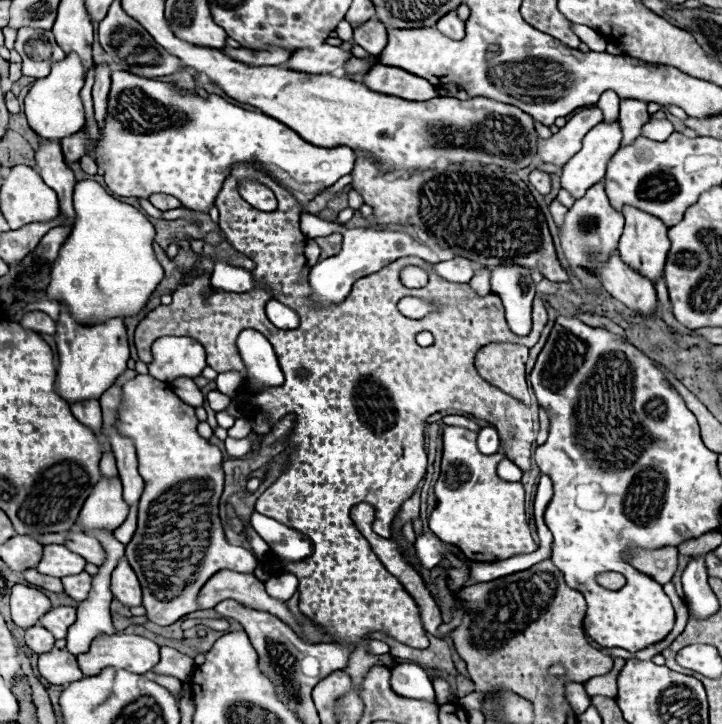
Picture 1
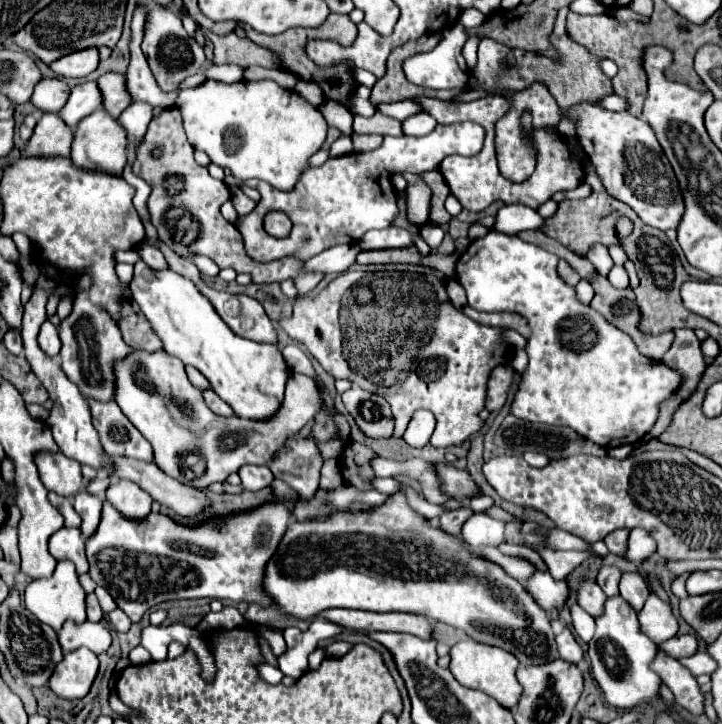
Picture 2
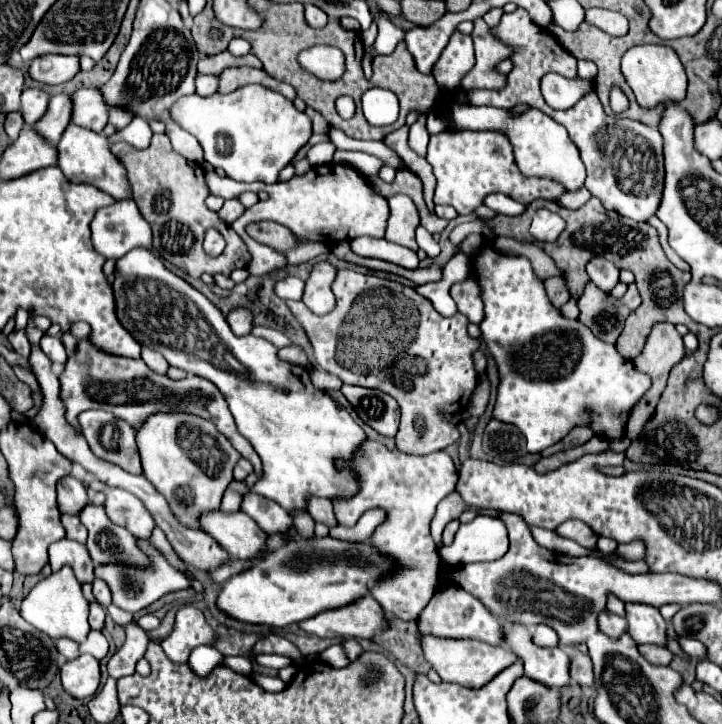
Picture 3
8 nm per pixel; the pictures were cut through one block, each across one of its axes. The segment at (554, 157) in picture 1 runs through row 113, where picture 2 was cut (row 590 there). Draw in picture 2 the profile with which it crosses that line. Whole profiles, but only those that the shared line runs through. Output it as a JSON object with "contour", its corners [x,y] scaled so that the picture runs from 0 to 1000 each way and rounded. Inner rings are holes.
{"contour":[[[809,798],[803,804],[801,812],[801,834],[823,854],[828,854],[831,848],[837,848],[837,831],[839,831],[839,820],[831,815],[831,809],[814,798]]]}

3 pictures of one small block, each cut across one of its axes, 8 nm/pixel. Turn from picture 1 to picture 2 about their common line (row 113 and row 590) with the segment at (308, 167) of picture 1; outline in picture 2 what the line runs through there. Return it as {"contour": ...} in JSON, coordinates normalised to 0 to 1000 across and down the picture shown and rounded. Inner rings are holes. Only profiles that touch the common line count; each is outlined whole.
{"contour":[[[147,691],[141,721],[127,743],[119,749],[119,768],[125,776],[125,796],[133,807],[144,809],[161,829],[163,840],[183,856],[191,859],[202,843],[213,834],[247,826],[302,826],[319,831],[355,831],[374,837],[374,826],[363,815],[366,782],[382,762],[399,727],[399,702],[393,696],[366,696],[349,707],[330,710],[321,715],[294,715],[277,729],[255,729],[241,724],[227,710],[208,710],[197,721],[180,721],[163,710]]]}

